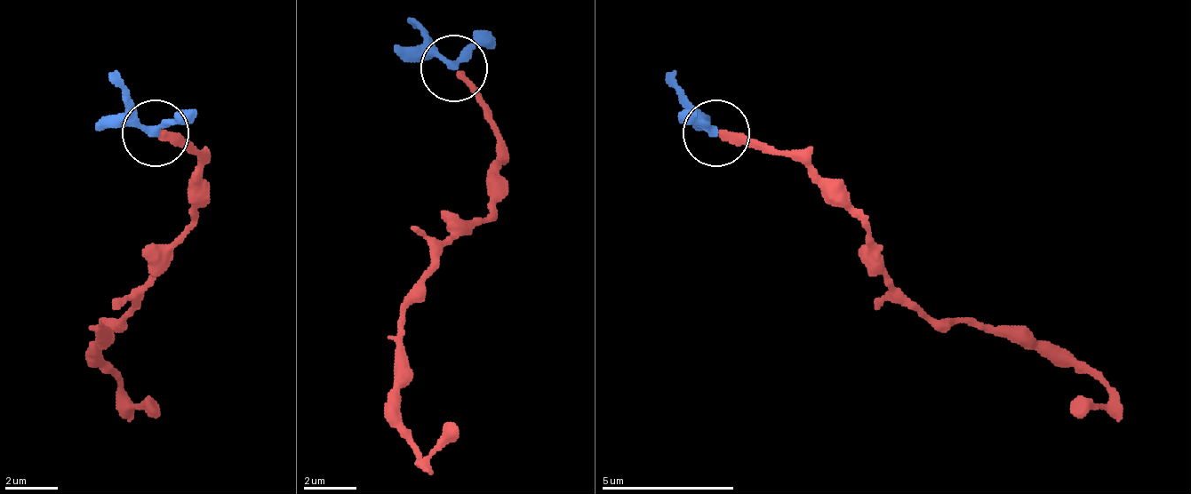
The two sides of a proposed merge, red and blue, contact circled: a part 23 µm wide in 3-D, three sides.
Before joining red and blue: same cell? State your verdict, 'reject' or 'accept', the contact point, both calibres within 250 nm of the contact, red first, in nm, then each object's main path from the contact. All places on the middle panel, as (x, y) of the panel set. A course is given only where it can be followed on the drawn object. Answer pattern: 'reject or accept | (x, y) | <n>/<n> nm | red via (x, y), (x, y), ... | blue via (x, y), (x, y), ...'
accept | (454, 68) | 280/240 nm | red via (456, 73), (496, 146), (496, 179), (483, 219), (416, 285), (395, 418), (422, 458), (456, 425) | blue via (456, 67), (435, 53), (416, 27)

